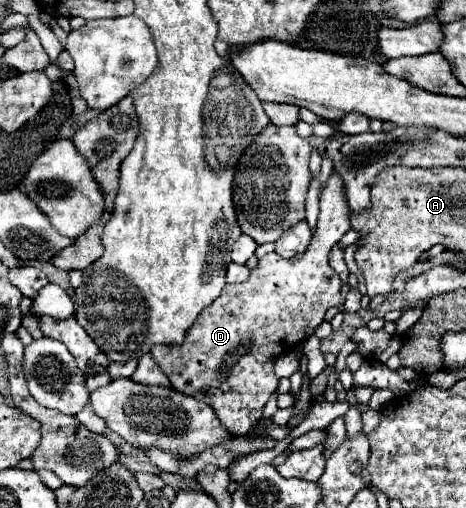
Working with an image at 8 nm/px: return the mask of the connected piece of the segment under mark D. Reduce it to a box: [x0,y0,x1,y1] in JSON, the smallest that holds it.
[150,174,350,436]

